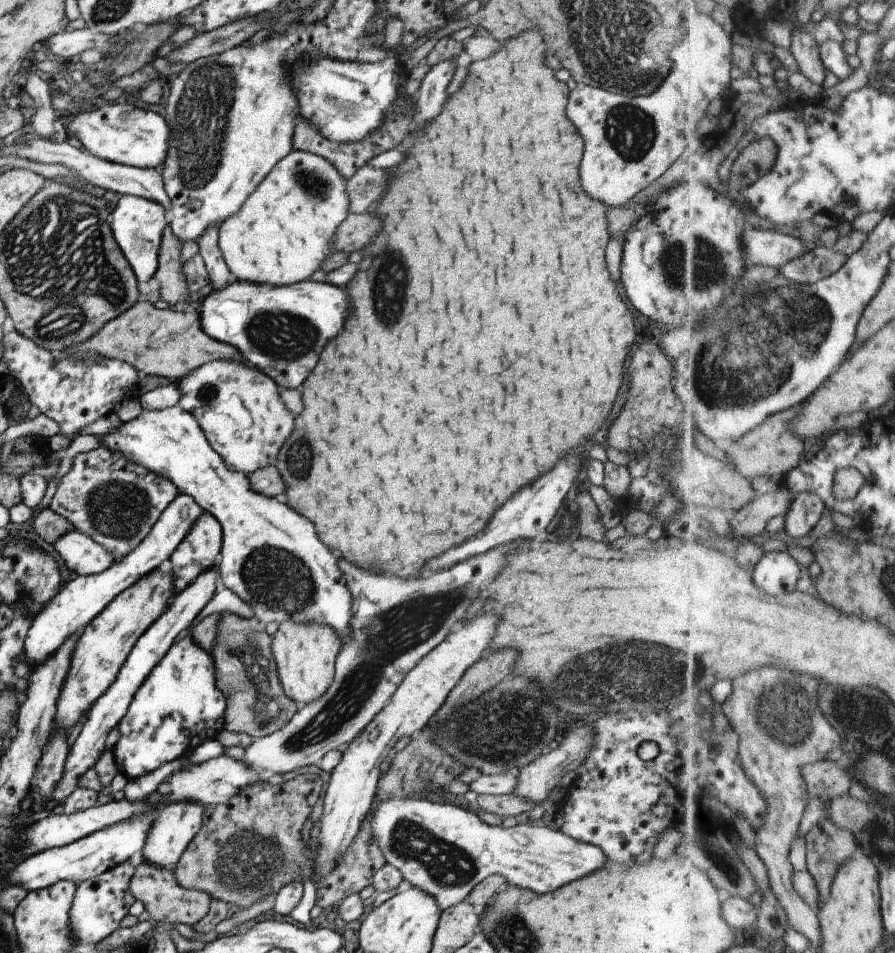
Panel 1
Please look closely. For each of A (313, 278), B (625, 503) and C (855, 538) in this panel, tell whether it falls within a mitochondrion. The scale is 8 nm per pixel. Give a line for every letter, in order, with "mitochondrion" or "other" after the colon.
A: other
B: other
C: other

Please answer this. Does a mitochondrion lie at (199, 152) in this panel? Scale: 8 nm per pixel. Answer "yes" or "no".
yes

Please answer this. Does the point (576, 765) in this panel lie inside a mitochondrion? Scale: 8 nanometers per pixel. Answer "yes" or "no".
no

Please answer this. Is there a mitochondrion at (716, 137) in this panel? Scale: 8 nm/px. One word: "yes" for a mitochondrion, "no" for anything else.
no

